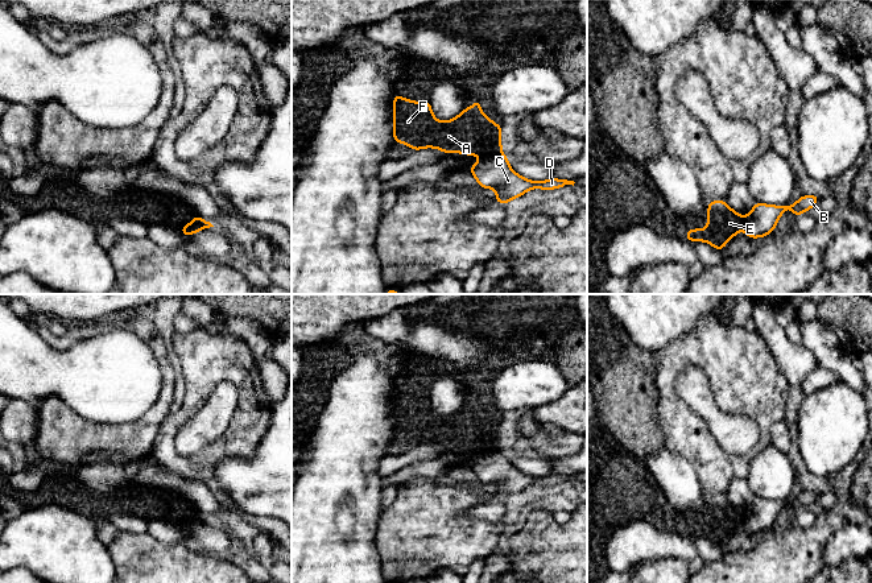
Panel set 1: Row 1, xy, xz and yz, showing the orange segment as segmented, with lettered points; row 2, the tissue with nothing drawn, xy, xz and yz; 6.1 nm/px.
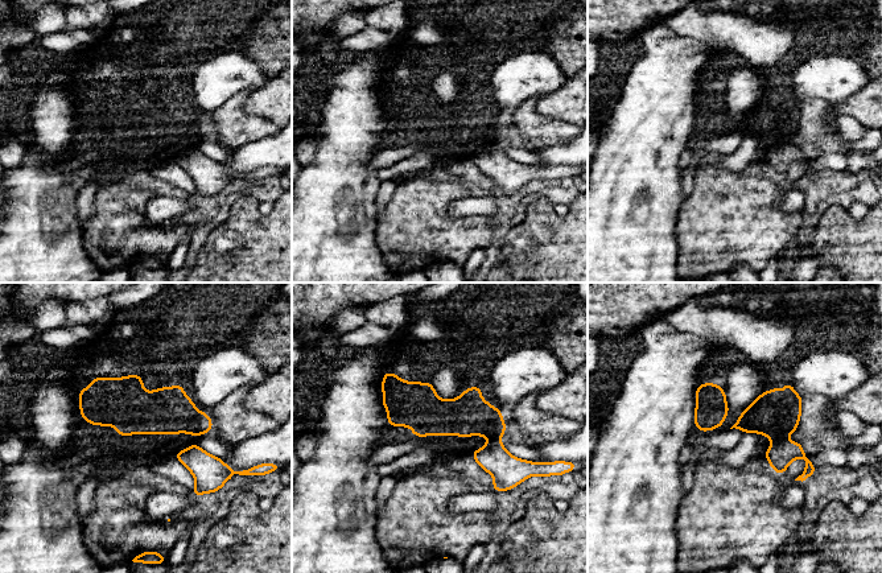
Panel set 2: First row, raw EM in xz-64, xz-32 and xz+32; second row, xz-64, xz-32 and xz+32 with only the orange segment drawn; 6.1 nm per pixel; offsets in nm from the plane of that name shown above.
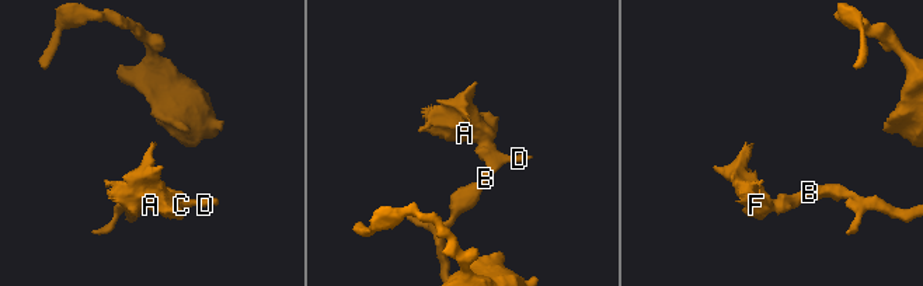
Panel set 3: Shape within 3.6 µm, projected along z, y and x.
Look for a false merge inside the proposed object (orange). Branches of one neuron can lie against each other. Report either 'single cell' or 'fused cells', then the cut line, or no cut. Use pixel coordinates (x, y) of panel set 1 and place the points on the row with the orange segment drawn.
fused cells; cut in xz along (499, 153), (483, 158)

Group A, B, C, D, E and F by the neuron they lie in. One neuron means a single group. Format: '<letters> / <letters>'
A E F / B C D

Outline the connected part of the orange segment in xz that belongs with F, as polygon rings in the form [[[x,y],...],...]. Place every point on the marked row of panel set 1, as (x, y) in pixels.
[[[393,96],[393,137],[394,142],[410,145],[413,152],[435,148],[446,153],[491,157],[500,154],[501,124],[495,124],[480,111],[476,100],[456,117],[438,121],[430,102],[413,102]]]

